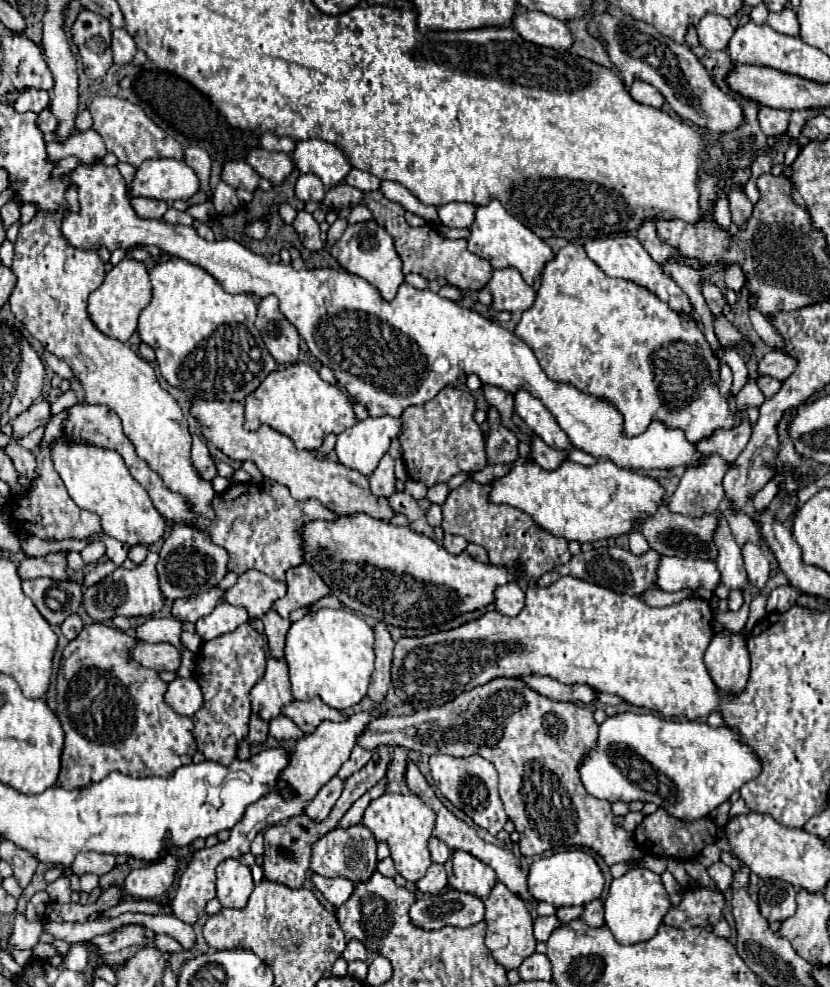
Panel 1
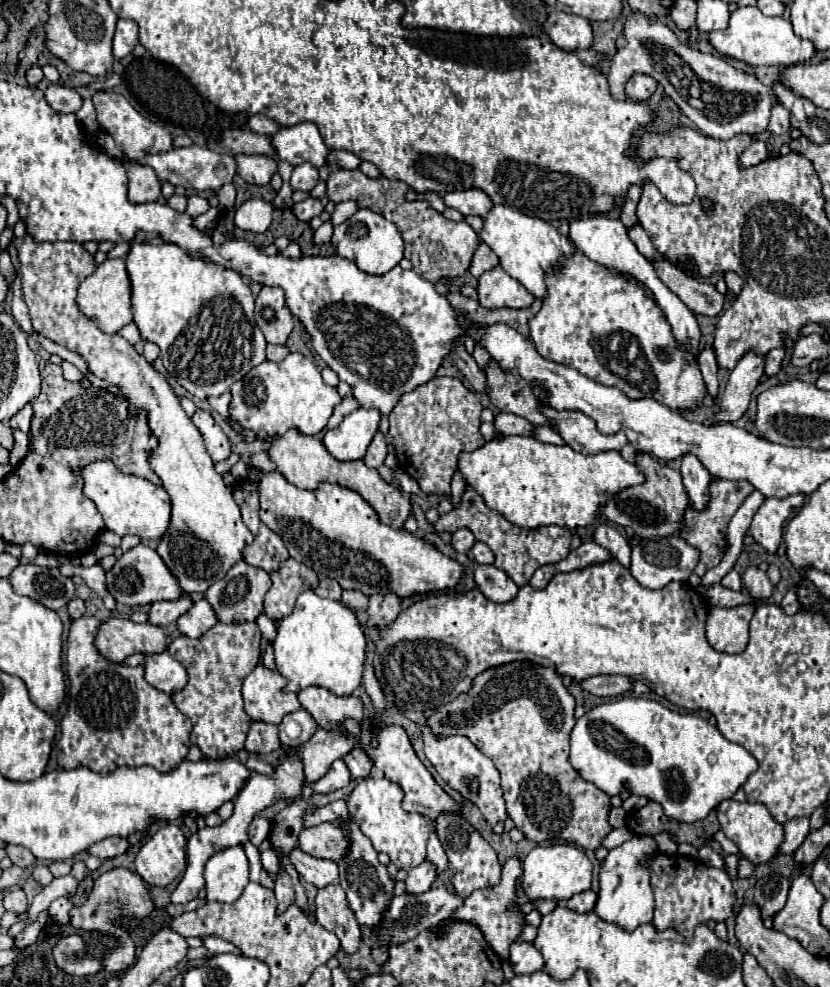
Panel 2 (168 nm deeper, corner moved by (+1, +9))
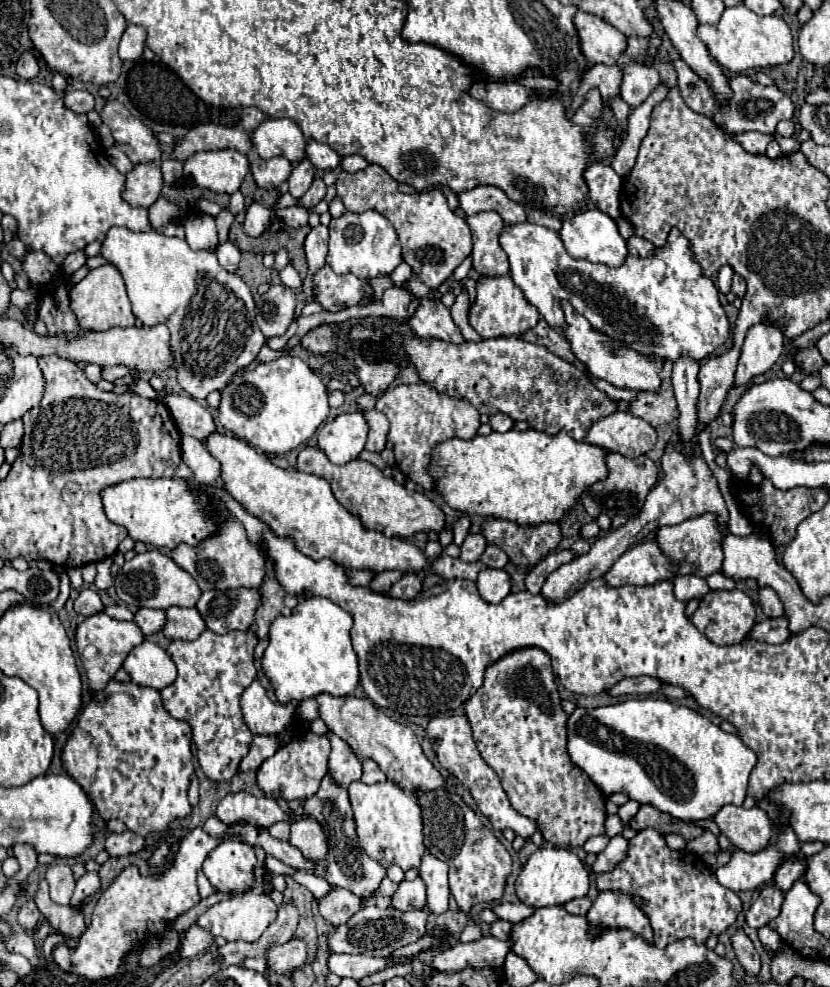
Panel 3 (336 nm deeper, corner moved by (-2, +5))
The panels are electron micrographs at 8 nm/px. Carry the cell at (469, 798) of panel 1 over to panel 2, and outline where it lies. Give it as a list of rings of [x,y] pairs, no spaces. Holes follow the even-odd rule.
[[[423,729],[423,743],[425,743],[425,757],[431,761],[435,771],[443,777],[443,781],[451,789],[461,793],[467,801],[477,805],[489,825],[495,825],[507,819],[505,801],[499,785],[499,771],[495,769],[493,761],[487,755],[483,755],[467,737],[461,737],[461,735],[437,739],[431,735],[429,729]]]

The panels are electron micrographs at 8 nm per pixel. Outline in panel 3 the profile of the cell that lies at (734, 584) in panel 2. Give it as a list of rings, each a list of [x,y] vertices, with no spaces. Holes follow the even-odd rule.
[[[716,571],[716,573],[712,573],[712,575],[708,575],[706,577],[706,581],[708,581],[708,585],[710,585],[710,589],[734,589],[734,581],[732,579],[728,579],[728,577],[724,577],[720,571]]]

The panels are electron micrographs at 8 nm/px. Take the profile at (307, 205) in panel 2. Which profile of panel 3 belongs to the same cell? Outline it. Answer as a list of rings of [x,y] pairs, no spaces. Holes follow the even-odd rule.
[[[314,177],[310,189],[304,193],[304,197],[300,199],[300,203],[302,203],[304,207],[312,207],[312,205],[316,205],[320,199],[324,199],[324,195],[326,195],[326,185],[324,185],[322,177]]]

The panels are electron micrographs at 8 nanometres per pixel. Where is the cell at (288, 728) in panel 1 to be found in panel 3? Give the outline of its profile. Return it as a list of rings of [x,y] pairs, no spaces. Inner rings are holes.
[[[328,733],[328,739],[332,743],[330,775],[338,785],[348,787],[352,781],[358,781],[362,777],[362,763],[346,741],[342,741],[334,733]]]

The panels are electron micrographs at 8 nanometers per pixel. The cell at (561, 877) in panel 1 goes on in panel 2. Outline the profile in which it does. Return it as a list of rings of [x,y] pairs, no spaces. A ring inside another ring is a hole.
[[[537,845],[523,859],[521,887],[529,899],[567,901],[573,895],[591,889],[591,881],[593,881],[593,863],[587,859],[583,849],[575,845],[549,845],[549,847]]]

